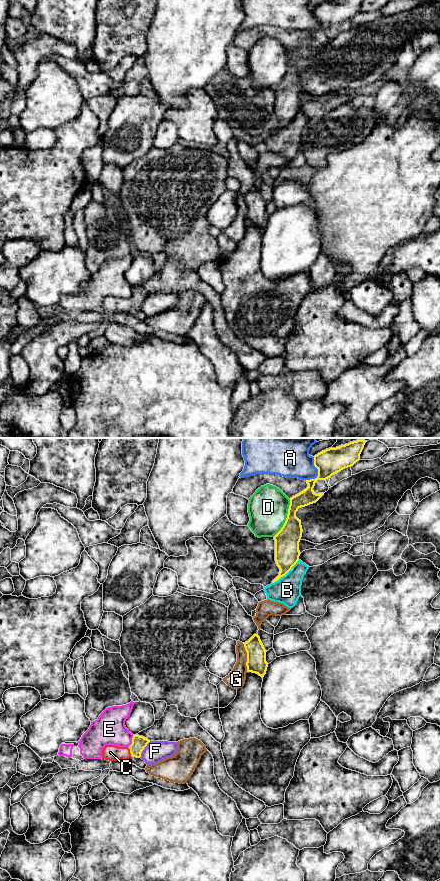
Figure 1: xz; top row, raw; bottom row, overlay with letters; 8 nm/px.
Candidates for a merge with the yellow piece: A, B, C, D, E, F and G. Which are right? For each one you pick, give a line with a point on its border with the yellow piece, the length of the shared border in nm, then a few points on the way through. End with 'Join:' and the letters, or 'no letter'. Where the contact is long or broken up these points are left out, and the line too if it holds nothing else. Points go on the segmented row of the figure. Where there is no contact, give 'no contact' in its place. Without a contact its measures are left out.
C: meets yellow in xz at (130, 751); contact 80 nm long; runs through xz (139, 743), (130, 751), (110, 752)
Join: C

